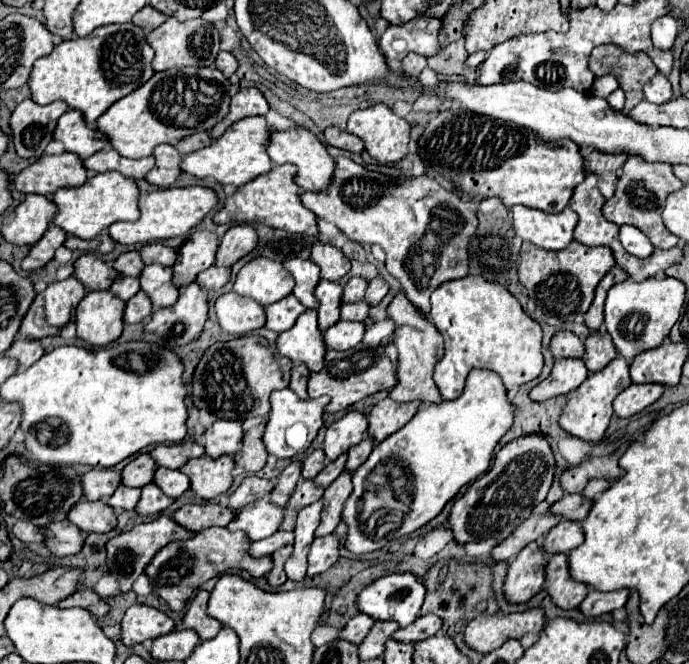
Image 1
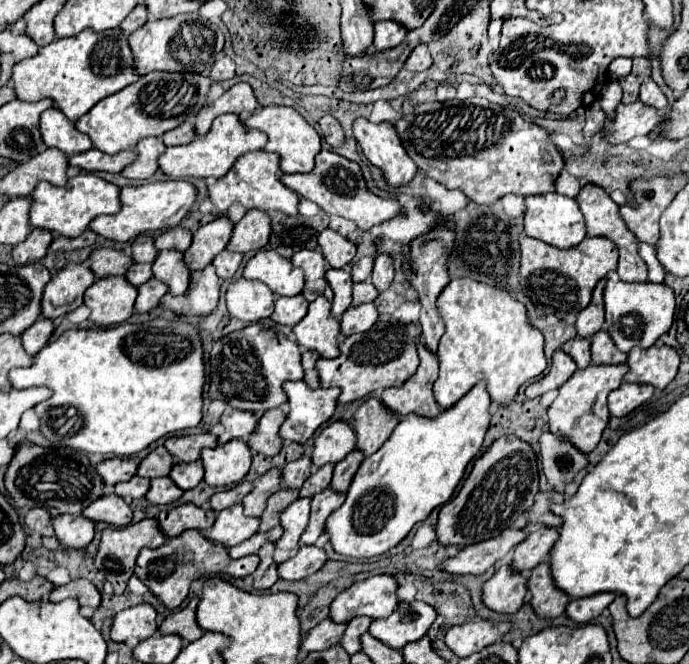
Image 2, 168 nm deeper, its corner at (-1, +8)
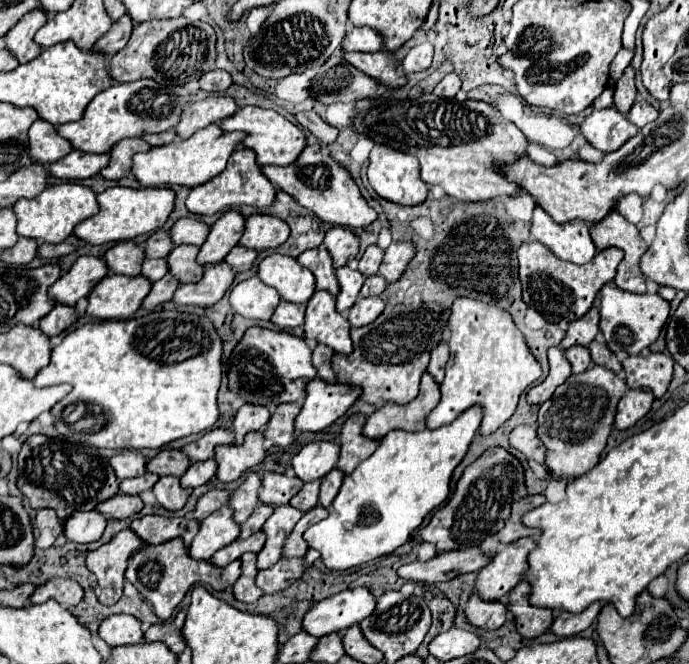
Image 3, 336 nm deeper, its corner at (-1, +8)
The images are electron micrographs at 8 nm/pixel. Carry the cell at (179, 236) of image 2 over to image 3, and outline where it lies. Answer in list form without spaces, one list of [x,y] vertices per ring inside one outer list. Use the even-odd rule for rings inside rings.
[[[181,218],[173,224],[173,228],[169,230],[169,236],[175,246],[177,244],[201,246],[207,238],[207,232],[209,232],[209,228],[203,222],[193,220],[193,218]]]

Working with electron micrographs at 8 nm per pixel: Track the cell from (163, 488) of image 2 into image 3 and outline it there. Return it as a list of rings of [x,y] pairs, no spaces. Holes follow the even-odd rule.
[[[163,476],[159,478],[159,482],[153,486],[153,494],[157,498],[157,502],[165,508],[165,510],[179,510],[185,506],[191,490],[185,490],[179,486],[179,478],[177,476]]]

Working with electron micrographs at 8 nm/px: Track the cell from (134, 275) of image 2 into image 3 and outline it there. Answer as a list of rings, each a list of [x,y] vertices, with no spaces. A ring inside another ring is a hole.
[[[145,260],[141,266],[141,276],[145,276],[149,282],[157,282],[167,274],[167,262],[161,260]]]

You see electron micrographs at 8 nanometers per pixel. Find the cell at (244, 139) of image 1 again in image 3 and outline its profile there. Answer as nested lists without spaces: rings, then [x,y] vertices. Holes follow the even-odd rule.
[[[219,122],[211,124],[209,128],[199,130],[189,140],[175,140],[165,146],[151,148],[145,154],[133,156],[133,174],[143,186],[199,186],[203,182],[209,182],[217,174],[221,174],[227,166],[229,156],[235,152],[235,148],[241,146],[241,142],[247,138],[243,132],[225,132],[221,130]]]

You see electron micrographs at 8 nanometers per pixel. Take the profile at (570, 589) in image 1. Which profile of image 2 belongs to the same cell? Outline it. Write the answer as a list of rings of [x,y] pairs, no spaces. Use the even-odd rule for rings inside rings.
[[[543,562],[535,566],[527,578],[527,590],[529,590],[529,604],[537,618],[557,618],[565,612],[565,606],[569,598],[555,588],[551,582],[551,570],[549,564]]]

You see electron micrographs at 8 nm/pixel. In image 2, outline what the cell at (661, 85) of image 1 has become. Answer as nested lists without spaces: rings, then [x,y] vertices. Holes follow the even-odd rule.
[[[647,80],[647,82],[641,84],[639,100],[641,100],[643,104],[647,104],[647,106],[657,108],[657,110],[663,110],[663,108],[667,106],[667,98],[665,98],[665,94],[663,94],[661,88],[659,88],[655,82],[651,82],[651,80]]]

